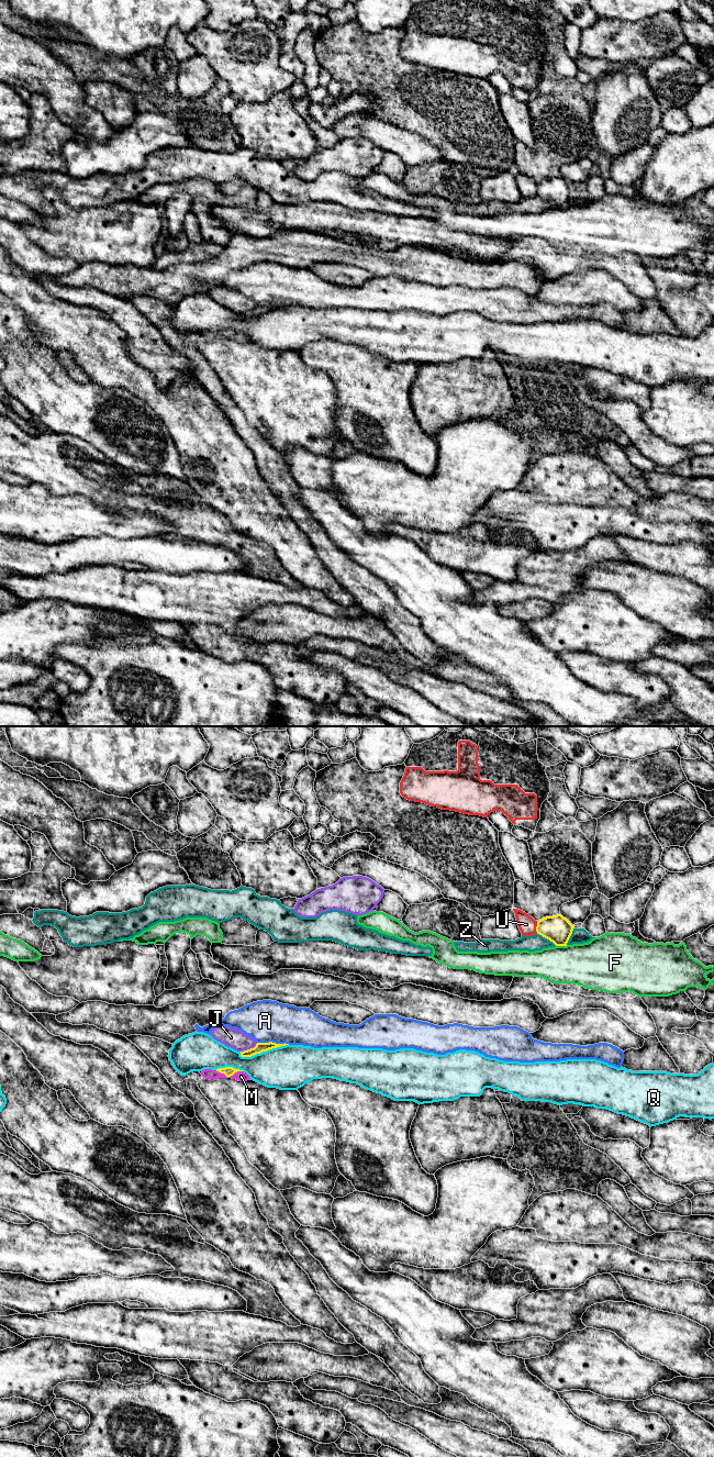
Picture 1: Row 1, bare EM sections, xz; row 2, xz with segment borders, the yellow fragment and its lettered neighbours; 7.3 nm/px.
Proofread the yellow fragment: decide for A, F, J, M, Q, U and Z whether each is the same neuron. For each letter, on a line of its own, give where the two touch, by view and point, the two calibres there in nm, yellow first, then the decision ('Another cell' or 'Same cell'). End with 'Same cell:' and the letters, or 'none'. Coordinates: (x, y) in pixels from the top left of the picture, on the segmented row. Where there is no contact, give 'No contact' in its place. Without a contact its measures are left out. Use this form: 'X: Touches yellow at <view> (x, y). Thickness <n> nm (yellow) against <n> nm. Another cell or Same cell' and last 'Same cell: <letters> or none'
A: Touches yellow at xz (274, 1043). Thickness 70 nm (yellow) against 300 nm. Another cell
F: Touches yellow at xz (561, 945). Thickness 200 nm (yellow) against 320 nm. Another cell
J: Touches yellow at xz (248, 1049). Thickness 70 nm (yellow) against 140 nm. Another cell
M: Touches yellow at xz (229, 1076). Thickness 70 nm (yellow) against 80 nm. Same cell
Q: Touches yellow at xz (264, 1050). Thickness 70 nm (yellow) against 320 nm. Another cell
U: Touches yellow at xz (536, 926). Thickness 200 nm (yellow) against 130 nm. Another cell
Z: Touches yellow at xz (546, 937). Thickness 200 nm (yellow) against 120 nm. Another cell
Same cell: M

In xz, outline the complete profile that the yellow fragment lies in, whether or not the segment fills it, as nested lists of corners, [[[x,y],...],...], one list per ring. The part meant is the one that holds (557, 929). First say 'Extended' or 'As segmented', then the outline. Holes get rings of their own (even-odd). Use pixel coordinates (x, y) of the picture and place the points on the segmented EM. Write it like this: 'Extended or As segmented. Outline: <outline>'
As segmented. Outline: [[[561,914],[537,921],[536,932],[556,946],[567,946],[574,926]]]

